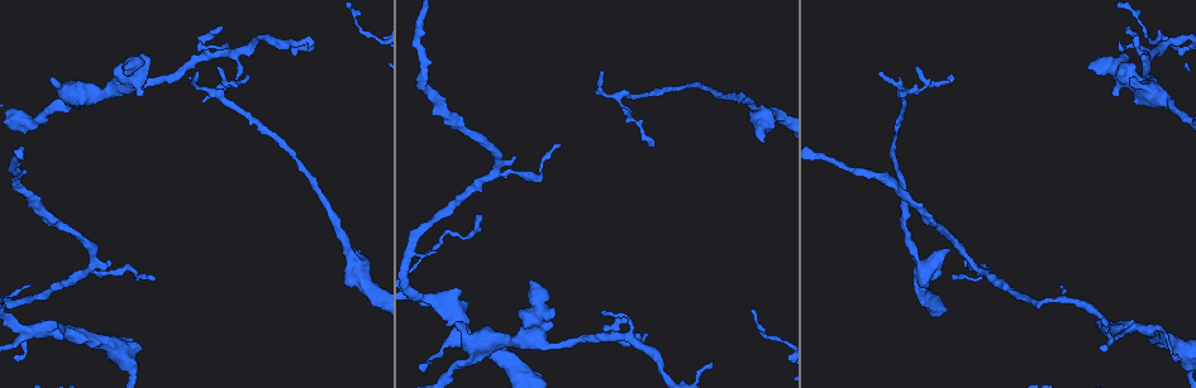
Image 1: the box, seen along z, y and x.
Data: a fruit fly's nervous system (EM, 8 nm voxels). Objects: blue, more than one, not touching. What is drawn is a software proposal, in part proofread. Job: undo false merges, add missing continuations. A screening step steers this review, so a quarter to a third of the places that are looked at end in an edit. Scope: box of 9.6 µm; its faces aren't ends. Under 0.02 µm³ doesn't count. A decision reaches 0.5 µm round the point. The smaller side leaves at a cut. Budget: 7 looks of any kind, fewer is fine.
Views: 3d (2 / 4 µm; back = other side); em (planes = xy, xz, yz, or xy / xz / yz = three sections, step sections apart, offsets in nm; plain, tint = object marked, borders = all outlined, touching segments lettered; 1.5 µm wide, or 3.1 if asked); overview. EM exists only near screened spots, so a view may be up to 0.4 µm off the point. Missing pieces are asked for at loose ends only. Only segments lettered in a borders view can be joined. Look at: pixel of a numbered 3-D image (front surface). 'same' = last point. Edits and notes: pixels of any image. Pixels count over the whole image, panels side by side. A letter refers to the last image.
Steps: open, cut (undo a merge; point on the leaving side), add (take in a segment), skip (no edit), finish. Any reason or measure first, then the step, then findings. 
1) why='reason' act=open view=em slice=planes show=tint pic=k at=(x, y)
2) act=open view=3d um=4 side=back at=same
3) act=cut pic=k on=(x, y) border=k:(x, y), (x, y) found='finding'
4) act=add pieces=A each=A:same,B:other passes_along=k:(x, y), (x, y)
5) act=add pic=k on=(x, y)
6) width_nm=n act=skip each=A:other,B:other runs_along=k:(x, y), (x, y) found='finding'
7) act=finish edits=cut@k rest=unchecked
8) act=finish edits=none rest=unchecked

why='tapers out' act=open view=em slice=xz step=4 show=borders pic=1 at=(202, 100)

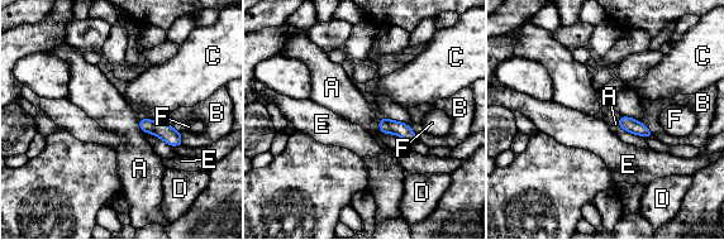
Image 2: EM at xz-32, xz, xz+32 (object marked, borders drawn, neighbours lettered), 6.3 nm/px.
act=skip each=A:other,B:other,C:other,D:other,E:other,F:other border=2:(171, 126), (180, 132), (184, 144) found='no lettered segment goes on from it'

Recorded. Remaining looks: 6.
why='tapers out' act=open view=em slice=yz step=8 show=tint pic=1 at=(625, 317)

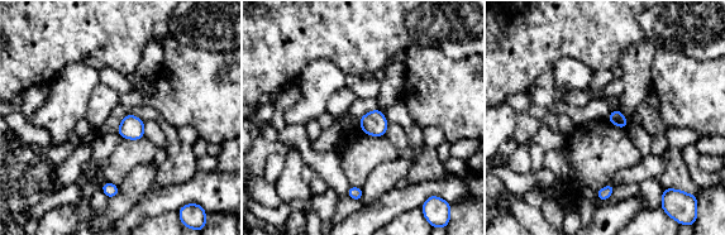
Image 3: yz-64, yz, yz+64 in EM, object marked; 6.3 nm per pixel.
act=open view=em slice=planes show=borders at=same

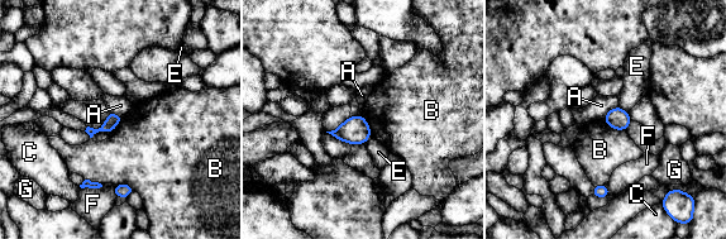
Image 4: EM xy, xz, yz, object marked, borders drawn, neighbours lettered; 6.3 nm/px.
longest_contact=B:170nm act=skip each=A:other,B:other,C:other,E:other,F:other,G:other found='none of them fits'

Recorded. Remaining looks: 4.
why='tapers out' act=open view=3d um=2 pic=1 at=(951, 75)

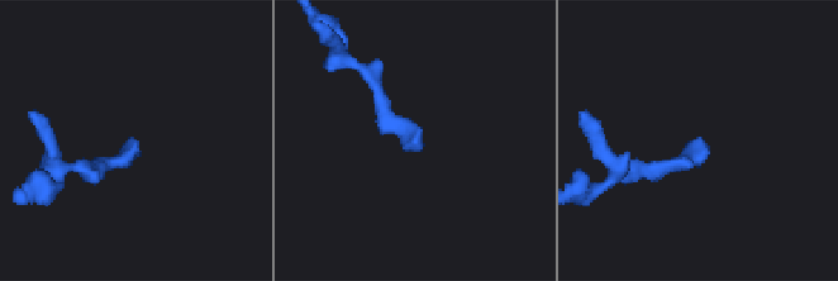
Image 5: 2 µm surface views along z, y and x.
act=open view=em slice=planes show=tint pic=5 at=(418, 144)

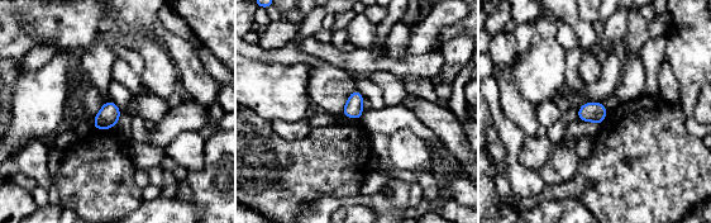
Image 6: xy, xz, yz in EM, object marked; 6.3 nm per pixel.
act=open view=em slice=planes show=borders at=same

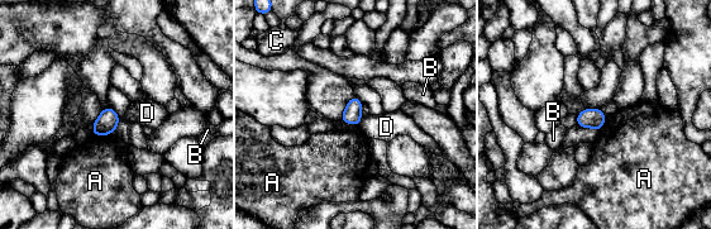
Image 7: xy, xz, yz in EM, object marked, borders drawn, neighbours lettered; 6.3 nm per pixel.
width_nm=110 act=skip each=A:other,B:other,C:other,D:other border=7:(362, 118), (358, 125) found='none of them fits'

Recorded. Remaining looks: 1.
act=finish edits=none rest=unchecked

